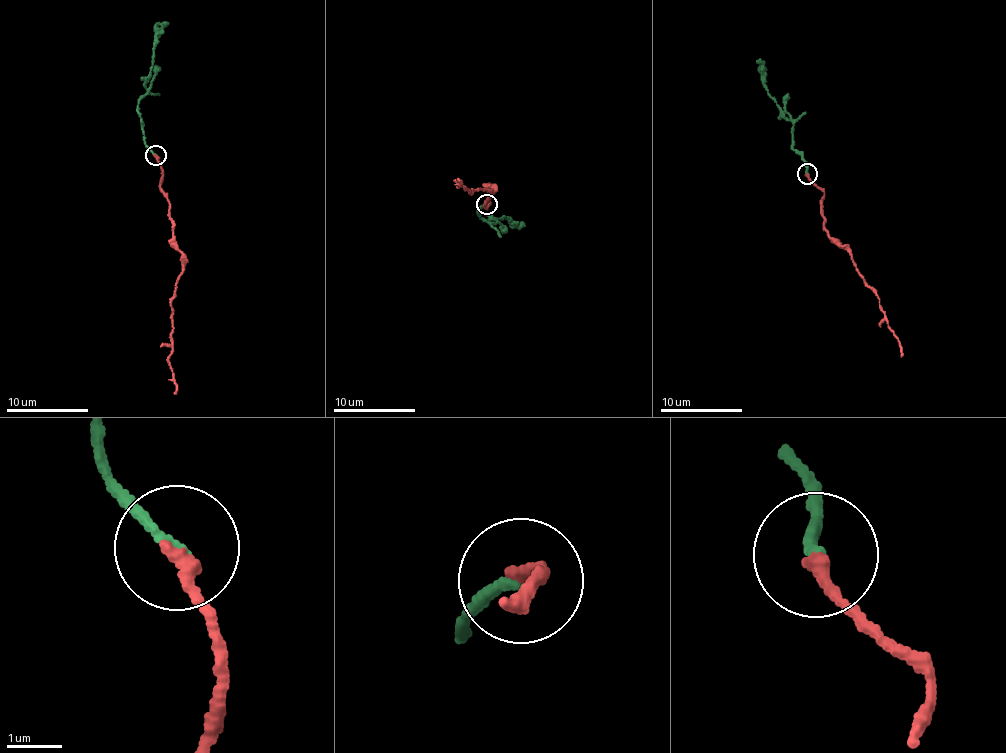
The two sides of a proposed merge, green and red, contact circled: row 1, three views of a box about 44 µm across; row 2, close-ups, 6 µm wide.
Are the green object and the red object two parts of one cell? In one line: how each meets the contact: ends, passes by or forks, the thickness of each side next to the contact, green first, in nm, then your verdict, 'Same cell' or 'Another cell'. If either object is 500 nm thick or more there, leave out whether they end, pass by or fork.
At the ring green ends. At the ring red ends. Thickness 240 nm (green) against 280 nm. Same cell

